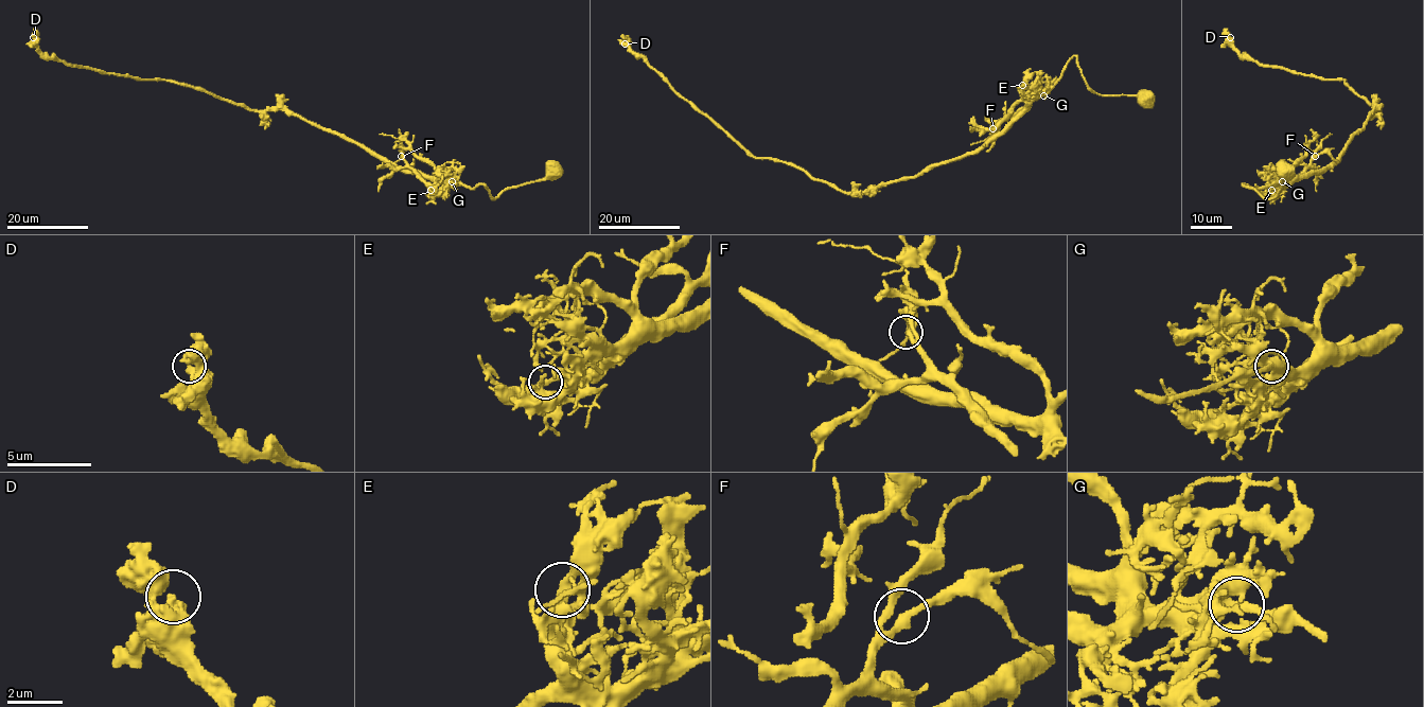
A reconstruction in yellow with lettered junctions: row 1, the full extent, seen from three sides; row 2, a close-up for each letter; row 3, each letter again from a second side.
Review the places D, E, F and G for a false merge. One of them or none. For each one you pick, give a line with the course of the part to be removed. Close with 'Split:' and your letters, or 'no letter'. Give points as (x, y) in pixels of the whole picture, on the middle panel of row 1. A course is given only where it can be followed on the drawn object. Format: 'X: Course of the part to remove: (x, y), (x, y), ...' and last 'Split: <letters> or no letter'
Split: no letter

